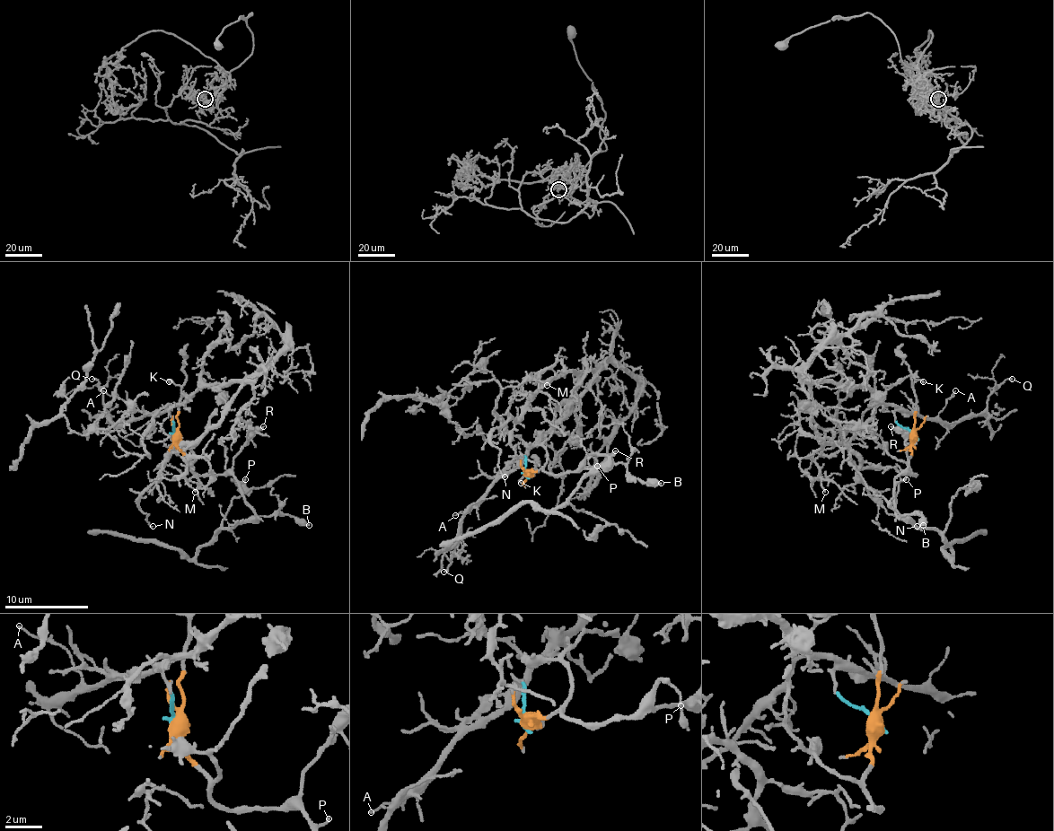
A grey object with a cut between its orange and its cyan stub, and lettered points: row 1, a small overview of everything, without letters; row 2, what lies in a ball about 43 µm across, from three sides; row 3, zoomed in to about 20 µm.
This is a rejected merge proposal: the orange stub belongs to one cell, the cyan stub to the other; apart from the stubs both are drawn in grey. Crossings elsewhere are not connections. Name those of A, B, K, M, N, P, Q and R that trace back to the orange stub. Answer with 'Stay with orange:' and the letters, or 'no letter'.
Stay with orange: B, K, P, R

